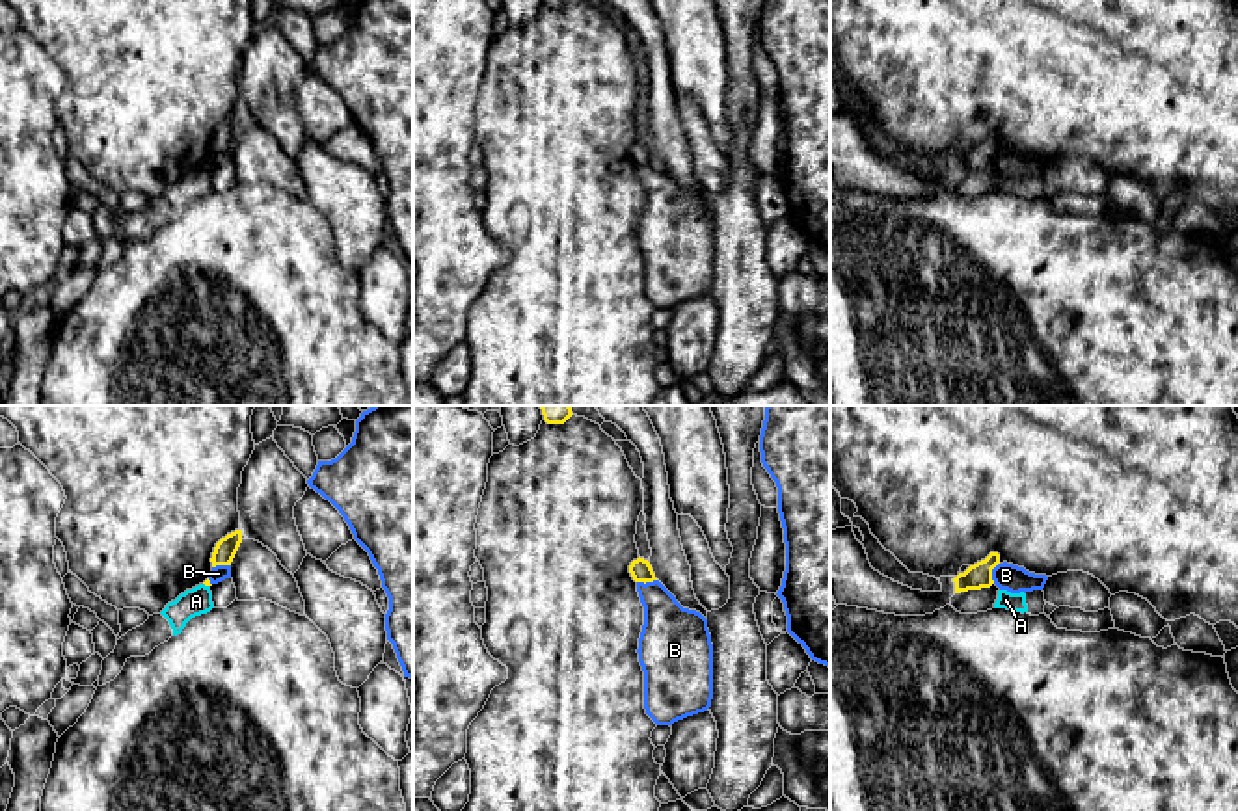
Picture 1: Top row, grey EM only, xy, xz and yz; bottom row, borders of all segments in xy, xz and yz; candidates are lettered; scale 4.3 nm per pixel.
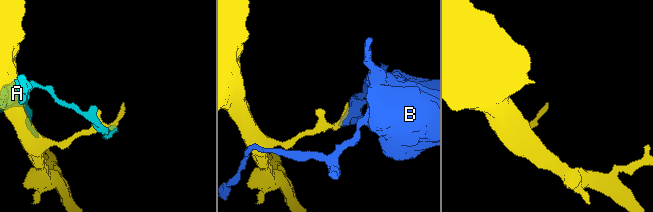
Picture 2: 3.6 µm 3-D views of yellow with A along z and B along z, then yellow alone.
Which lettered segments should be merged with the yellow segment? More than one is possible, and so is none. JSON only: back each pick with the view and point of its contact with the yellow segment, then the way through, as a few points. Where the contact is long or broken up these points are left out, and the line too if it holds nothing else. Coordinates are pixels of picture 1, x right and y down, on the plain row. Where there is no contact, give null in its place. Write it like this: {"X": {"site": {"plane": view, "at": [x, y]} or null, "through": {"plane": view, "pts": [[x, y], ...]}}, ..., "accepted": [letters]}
{"accepted": []}

